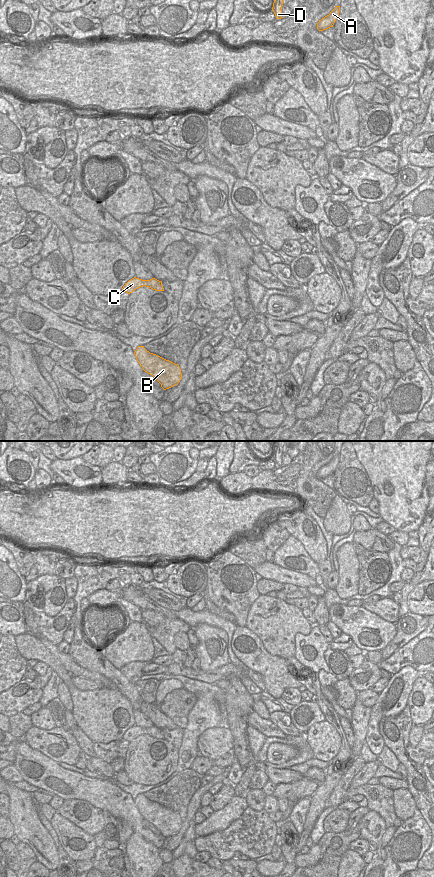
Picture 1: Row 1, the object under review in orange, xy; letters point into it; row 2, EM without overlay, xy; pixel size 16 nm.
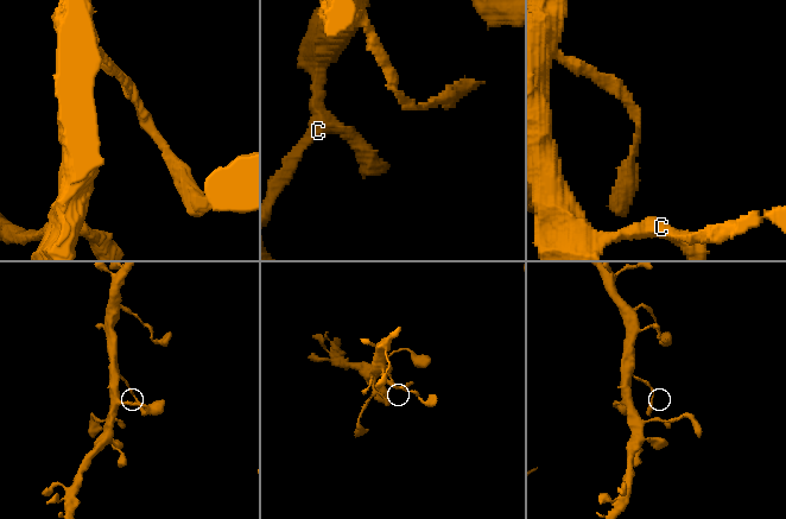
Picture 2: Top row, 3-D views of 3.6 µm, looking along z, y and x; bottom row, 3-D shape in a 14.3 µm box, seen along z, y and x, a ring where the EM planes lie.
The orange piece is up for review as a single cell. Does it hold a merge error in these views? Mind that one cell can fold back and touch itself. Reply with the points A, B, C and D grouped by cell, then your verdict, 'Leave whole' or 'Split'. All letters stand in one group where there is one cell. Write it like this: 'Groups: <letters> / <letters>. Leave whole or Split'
Groups: A B C D. Leave whole

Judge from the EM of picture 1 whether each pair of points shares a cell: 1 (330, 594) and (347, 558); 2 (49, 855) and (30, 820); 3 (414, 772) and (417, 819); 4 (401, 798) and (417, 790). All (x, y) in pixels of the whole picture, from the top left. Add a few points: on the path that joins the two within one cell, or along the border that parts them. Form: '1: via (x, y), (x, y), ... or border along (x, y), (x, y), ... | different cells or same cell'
1: border along (334, 589), (341, 598), (349, 598), (357, 593) | different cells
2: via (42, 846), (32, 836), (30, 829) | same cell
3: border along (417, 807), (423, 818) | different cells
4: border along (407, 789), (417, 807) | different cells

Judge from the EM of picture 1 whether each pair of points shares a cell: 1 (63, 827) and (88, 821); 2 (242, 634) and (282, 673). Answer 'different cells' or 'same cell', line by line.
1: different cells
2: same cell

